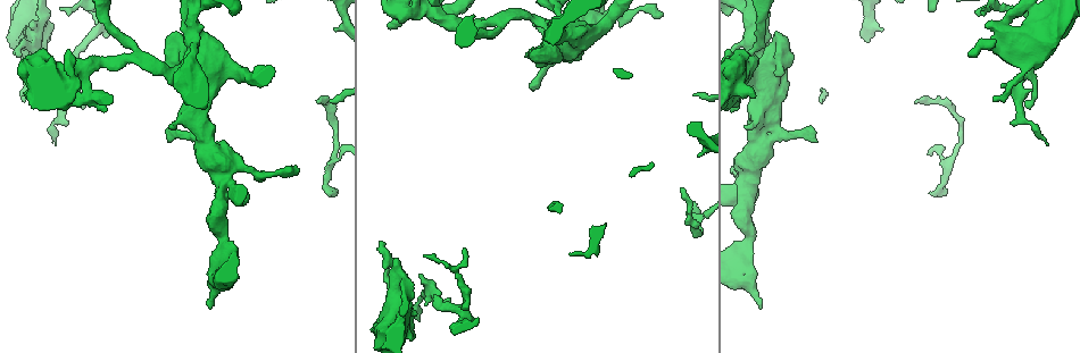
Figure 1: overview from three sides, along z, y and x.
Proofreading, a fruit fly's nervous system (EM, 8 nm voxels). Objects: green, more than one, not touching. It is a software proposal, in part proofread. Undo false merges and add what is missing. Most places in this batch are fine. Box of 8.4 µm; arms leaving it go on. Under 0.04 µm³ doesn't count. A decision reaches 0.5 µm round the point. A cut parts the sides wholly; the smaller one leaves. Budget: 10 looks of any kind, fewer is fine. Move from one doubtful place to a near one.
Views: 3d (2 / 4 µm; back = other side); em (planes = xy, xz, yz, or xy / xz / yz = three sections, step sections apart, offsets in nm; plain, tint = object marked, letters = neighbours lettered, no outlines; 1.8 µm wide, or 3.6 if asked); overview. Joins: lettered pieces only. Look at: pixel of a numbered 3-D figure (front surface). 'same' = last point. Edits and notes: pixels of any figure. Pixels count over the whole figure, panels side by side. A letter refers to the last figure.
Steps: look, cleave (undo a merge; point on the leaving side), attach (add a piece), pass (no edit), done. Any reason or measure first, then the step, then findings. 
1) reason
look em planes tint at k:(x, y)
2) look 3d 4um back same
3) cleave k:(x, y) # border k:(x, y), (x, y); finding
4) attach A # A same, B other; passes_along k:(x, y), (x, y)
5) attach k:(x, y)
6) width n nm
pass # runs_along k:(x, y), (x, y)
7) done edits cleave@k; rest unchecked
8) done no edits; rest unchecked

sharp bend
look 3d 4um at 1:(755, 70)

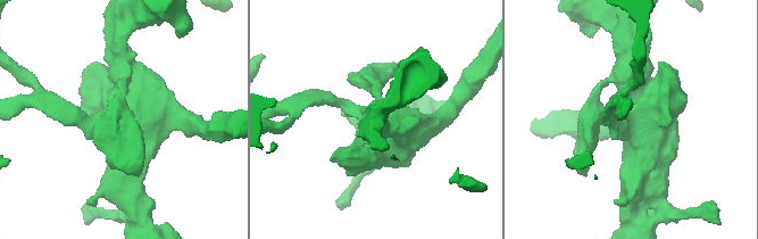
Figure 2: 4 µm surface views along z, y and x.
look em 3.6um xy step 16 tint at 2:(626, 119)

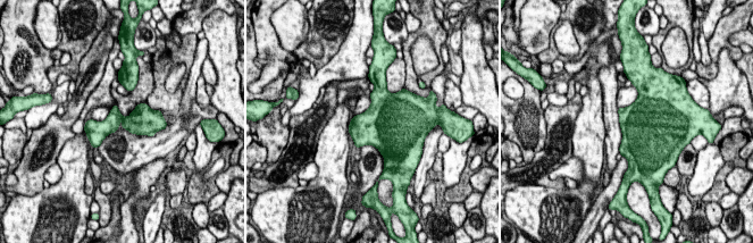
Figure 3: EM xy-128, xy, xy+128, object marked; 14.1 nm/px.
what lies round it
look em 3.6um xy step 16 letters same

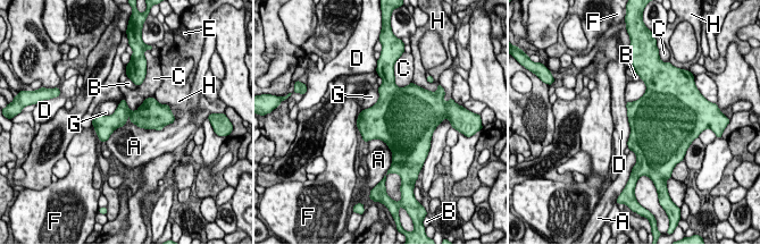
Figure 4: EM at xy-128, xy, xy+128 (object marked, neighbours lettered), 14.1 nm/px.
longest_contact A 850 nm
pass # A other, B other, C other, D other, E other, F other, G other, H other; border 4:(163, 129), (127, 120), (105, 141); continuous, no second cell

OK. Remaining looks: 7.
abrupt turn
look em planes tint at 1:(78, 73)

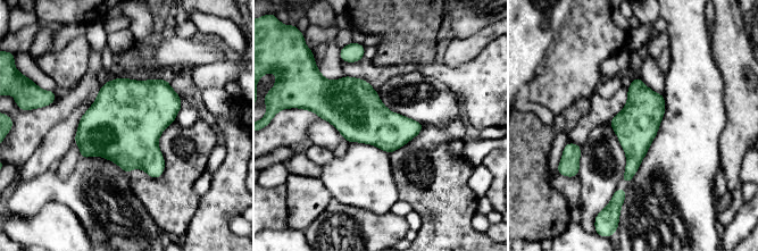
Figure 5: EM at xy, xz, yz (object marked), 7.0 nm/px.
look em planes letters same

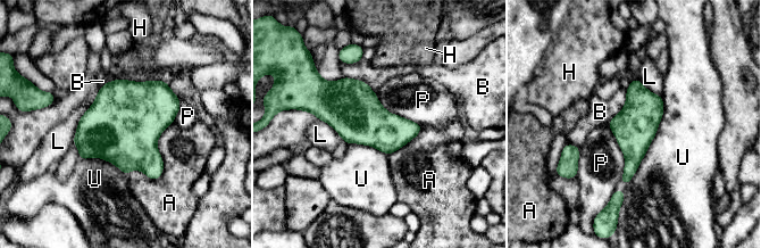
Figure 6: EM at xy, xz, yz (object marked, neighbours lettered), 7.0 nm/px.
width 300 nm
pass # A other, B other, H other, L other, P other, U other; border 6:(607, 123), (625, 159), (621, 180); continuous, no second cell

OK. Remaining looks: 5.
thin end
look em planes letters at 1:(168, 139)

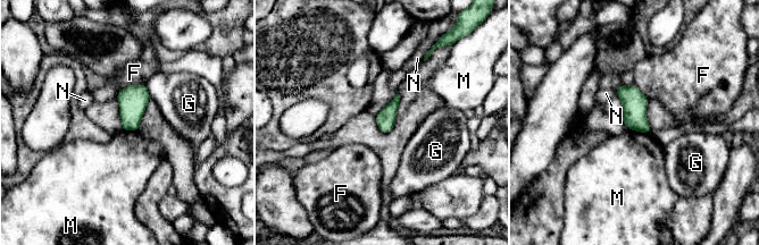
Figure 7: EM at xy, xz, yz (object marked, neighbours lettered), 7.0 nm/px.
pass # F other, G other, M other, N other; border 7:(628, 128), (649, 134); no lettered piece goes on from it

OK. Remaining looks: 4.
free end
look em xy step 4 tint at 1:(18, 54)

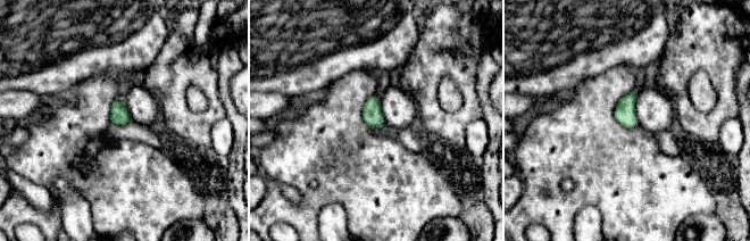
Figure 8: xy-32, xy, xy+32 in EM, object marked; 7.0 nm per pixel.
cut it another way
look em planes letters same

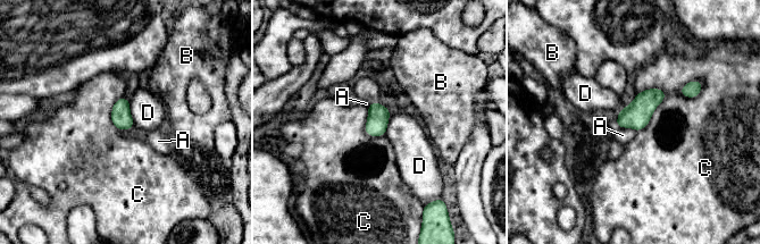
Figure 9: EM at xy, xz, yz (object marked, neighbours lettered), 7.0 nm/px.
width 140 nm
pass # A other, B other, C other, D other; border 9:(616, 126), (632, 127), (636, 131); no lettered piece goes on from it

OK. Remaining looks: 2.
done no edits; rest unchecked

